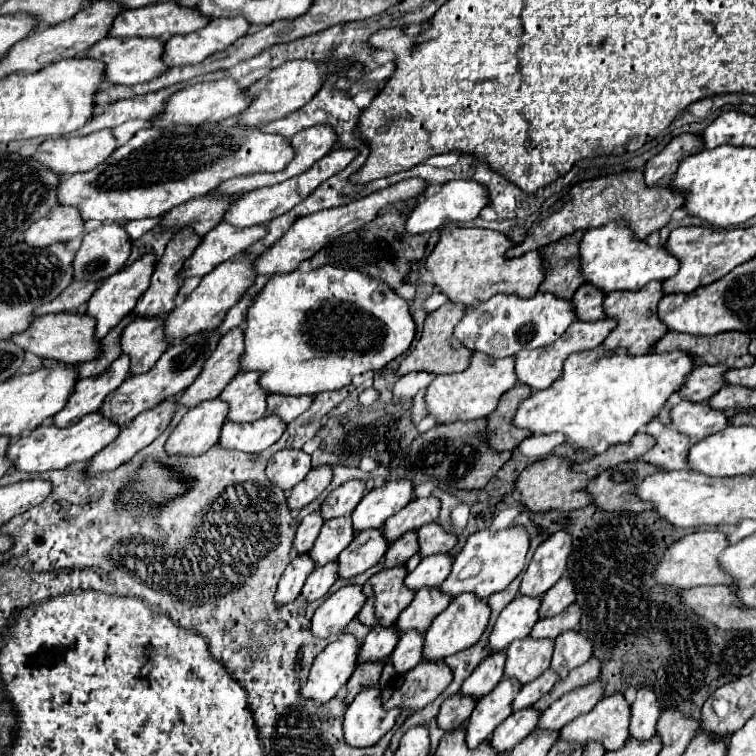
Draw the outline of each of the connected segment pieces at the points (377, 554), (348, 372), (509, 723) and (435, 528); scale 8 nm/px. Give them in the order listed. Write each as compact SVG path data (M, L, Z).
M369 528L359 532L353 542L339 554L339 578L353 578L375 566L387 552L383 528Z
M323 266L311 272L287 272L287 274L277 274L273 276L267 286L259 292L259 296L253 300L249 312L247 312L247 320L245 320L245 354L241 358L241 366L243 370L261 370L261 386L271 392L271 394L287 394L287 396L301 396L301 394L319 394L325 390L339 390L347 384L351 384L353 376L363 374L367 370L381 370L385 368L391 360L395 360L397 356L401 356L403 352L407 352L407 348L411 346L413 338L415 338L415 322L411 318L409 312L409 304L407 300L403 300L401 296L397 296L393 292L393 288L381 280L369 278L357 270L345 270L345 268L335 268L335 266Z
M533 706L531 708L523 708L523 710L517 710L513 712L509 718L505 718L497 730L493 732L491 736L491 744L497 752L507 752L507 750L513 750L513 746L517 742L521 742L525 736L529 736L537 722L539 722L539 716L541 712L535 710Z
M437 520L421 526L417 534L419 534L419 552L423 556L449 552L457 544L457 534L447 532Z

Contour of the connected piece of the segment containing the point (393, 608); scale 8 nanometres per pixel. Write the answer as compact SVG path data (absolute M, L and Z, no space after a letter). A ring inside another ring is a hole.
M383 568L363 584L363 594L367 596L359 620L367 626L391 626L399 614L411 604L415 592L405 586L407 568Z

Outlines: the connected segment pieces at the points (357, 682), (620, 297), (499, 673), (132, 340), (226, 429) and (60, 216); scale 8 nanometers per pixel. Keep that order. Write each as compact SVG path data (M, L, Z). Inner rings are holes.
M377 660L377 662L367 662L367 664L357 664L353 676L347 682L347 694L345 694L345 702L349 704L363 686L371 686L379 682L379 676L383 672L383 666L387 664L387 660Z
M655 280L641 290L619 290L619 292L609 292L605 296L605 312L609 318L617 320L615 330L605 338L603 346L605 350L615 350L615 348L625 348L631 354L647 354L653 344L665 336L667 326L659 320L657 316L657 304L663 298L663 280Z
M505 650L489 654L485 660L481 660L475 672L463 682L461 692L471 694L475 698L489 694L497 686L497 682L503 678L503 668L505 668Z
M139 316L125 328L121 348L123 354L131 356L131 374L147 372L161 358L163 350L169 348L163 326L161 318Z
M265 416L261 420L255 420L251 424L241 424L241 422L231 422L227 420L221 430L219 444L223 448L235 448L241 452L261 452L275 444L281 434L285 432L287 424L279 416Z
M57 206L43 220L31 224L23 240L31 246L49 246L55 242L69 242L83 234L83 218L75 206Z

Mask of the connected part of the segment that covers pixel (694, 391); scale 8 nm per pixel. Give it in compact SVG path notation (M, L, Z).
M715 364L715 366L697 366L691 376L687 376L687 384L679 390L679 396L691 400L691 402L705 402L711 396L715 396L727 382L725 382L725 372L729 368L725 364Z

